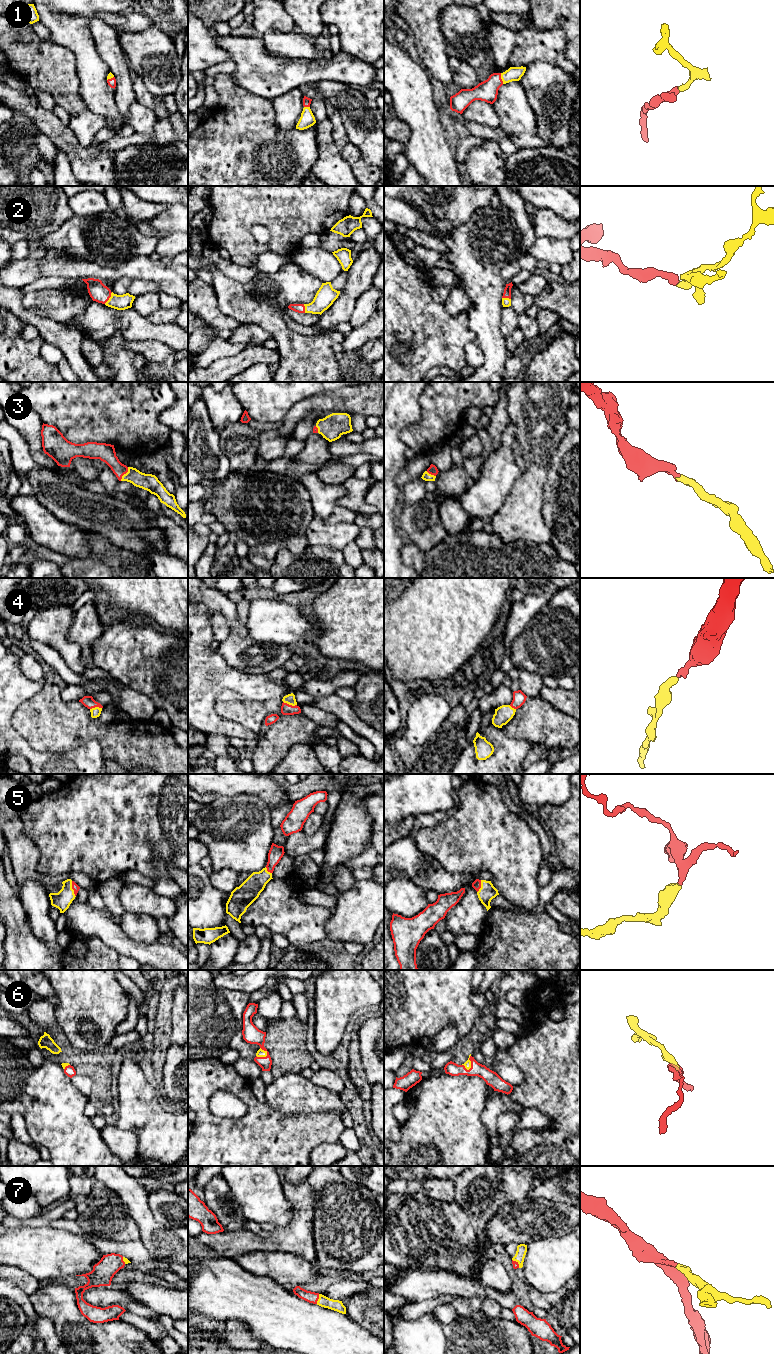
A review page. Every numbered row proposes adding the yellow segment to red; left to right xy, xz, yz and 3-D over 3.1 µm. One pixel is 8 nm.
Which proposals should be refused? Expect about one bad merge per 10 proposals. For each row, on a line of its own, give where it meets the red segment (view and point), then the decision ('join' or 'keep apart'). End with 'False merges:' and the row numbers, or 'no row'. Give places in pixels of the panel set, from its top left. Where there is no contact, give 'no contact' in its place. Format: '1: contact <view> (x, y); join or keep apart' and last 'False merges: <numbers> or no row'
1: contact yz (500, 78); join
2: contact xy (109, 297); join
3: contact xy (124, 473); join
4: contact xz (290, 705); join
5: contact xy (73, 889); join
6: contact xz (263, 1057); join
7: contact xz (318, 1298); join
False merges: no row

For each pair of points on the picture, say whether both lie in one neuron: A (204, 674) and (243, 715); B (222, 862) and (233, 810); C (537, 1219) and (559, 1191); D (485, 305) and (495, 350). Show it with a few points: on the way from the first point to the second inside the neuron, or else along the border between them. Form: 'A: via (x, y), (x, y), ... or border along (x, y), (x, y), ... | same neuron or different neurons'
A: border along (244, 694), (223, 690), (216, 698), (215, 711) | different neurons
B: via (227, 849), (233, 842), (233, 823) | same neuron
C: border along (529, 1196), (569, 1204) | different neurons
D: via (485, 316), (489, 339) | same neuron

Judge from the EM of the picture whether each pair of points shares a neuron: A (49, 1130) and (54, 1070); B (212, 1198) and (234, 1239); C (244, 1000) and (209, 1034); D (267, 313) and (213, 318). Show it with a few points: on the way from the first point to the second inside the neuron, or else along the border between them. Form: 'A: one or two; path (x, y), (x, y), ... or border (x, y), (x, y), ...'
A: one; path (50, 1115), (50, 1085)
B: two; border (245, 1228), (239, 1231), (224, 1231)
C: one; path (235, 1009), (218, 1025)
D: two; border (216, 297), (218, 307), (239, 323)

